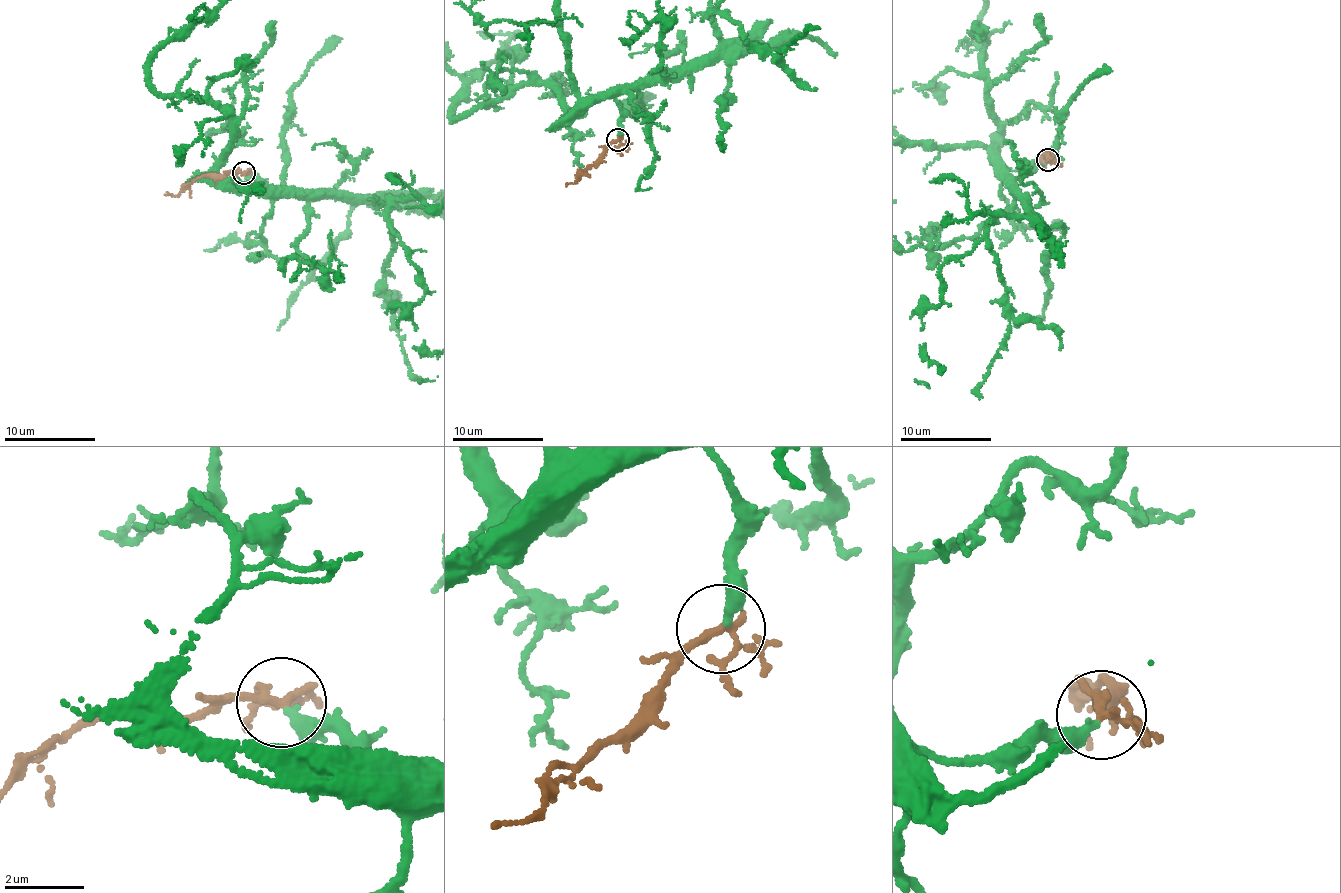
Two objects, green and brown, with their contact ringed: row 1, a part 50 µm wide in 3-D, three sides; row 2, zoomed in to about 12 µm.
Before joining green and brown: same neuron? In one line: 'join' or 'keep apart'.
join

